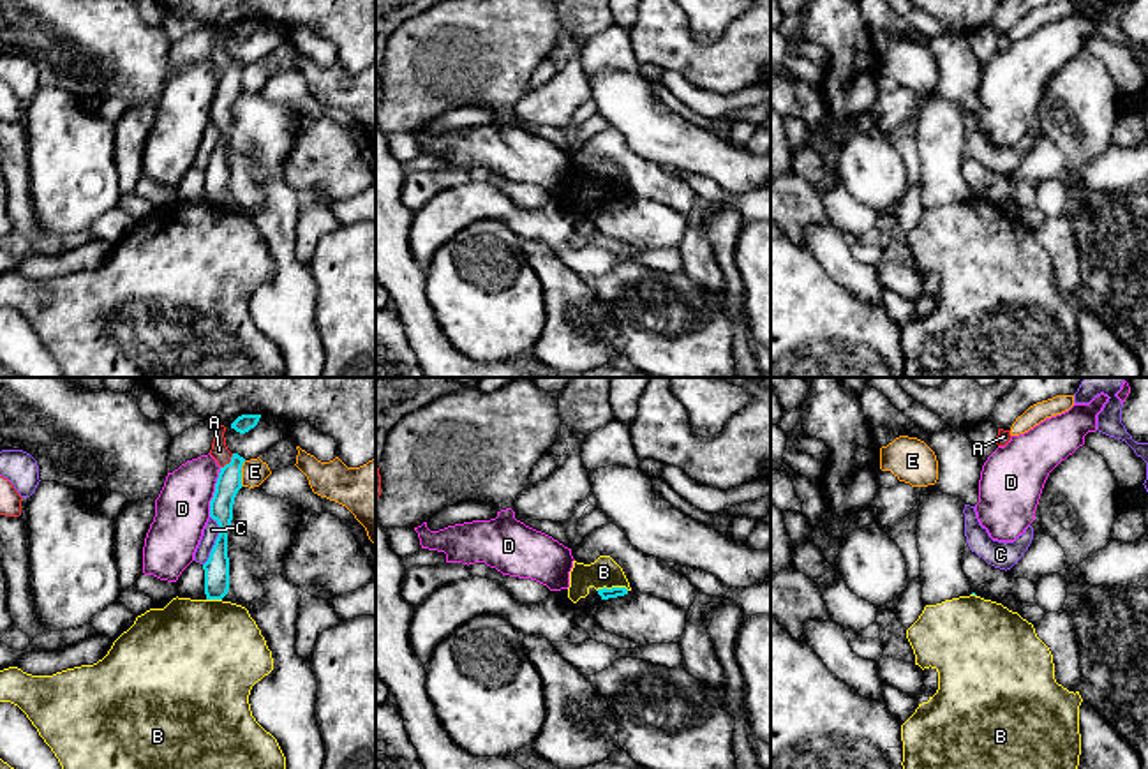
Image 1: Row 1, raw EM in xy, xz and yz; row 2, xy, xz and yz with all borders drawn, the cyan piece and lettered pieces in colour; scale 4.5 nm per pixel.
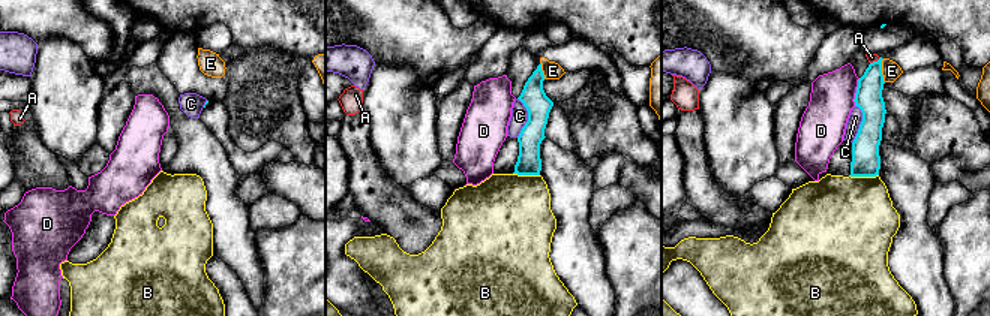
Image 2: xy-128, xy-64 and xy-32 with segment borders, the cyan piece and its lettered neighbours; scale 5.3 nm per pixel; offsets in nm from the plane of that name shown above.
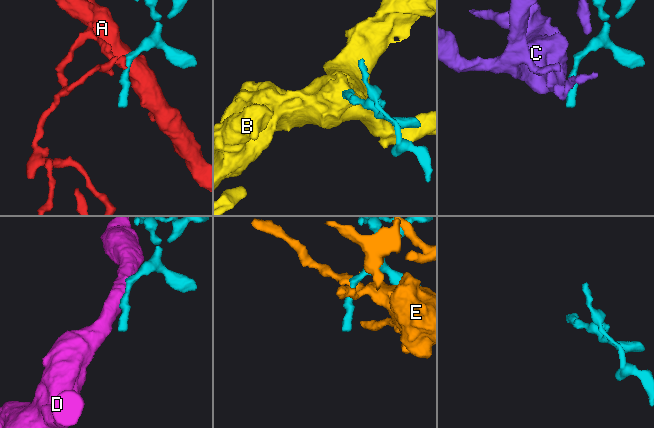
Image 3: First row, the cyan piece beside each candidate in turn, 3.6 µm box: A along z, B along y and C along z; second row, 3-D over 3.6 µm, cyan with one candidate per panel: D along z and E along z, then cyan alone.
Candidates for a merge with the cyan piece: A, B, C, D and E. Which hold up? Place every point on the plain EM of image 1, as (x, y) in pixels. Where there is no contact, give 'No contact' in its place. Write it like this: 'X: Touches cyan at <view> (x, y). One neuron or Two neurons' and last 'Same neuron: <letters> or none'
A: Touches cyan at xy (230, 67). Two neurons
B: Touches cyan at xz (612, 193). Two neurons
C: Touches cyan at xy (216, 145). Two neurons
D: Touches cyan at xy (214, 97). Two neurons
E: Touches cyan at xy (240, 78). Two neurons
Same neuron: none

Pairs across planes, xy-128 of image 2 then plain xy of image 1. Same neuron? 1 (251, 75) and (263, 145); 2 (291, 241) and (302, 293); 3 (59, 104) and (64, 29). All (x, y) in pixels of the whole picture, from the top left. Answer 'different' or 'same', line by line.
1: different
2: different
3: different

